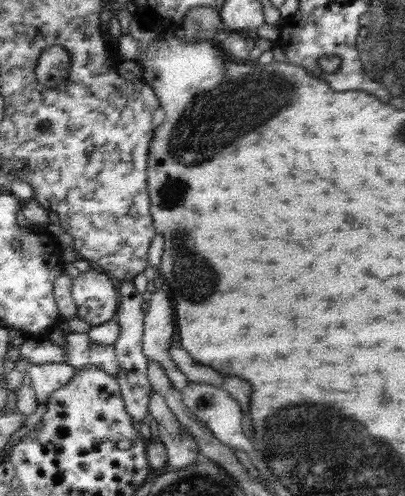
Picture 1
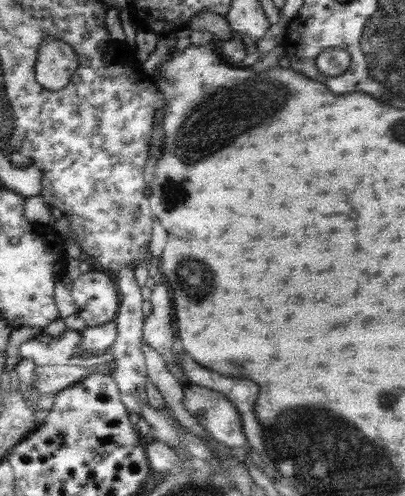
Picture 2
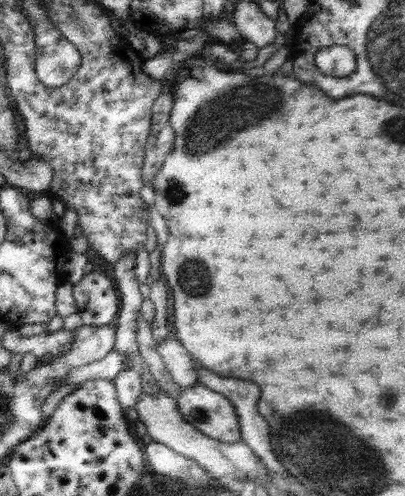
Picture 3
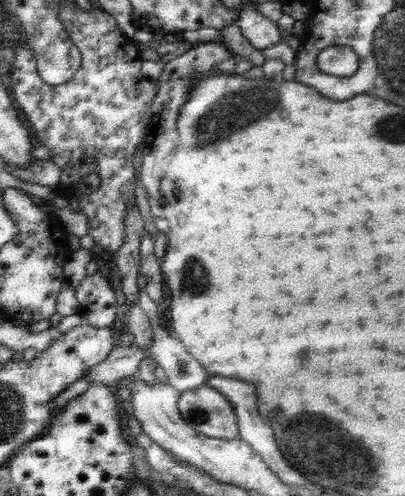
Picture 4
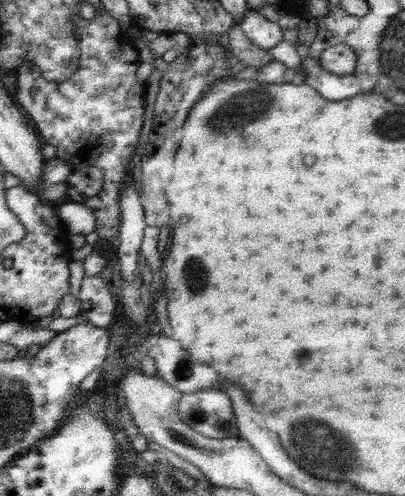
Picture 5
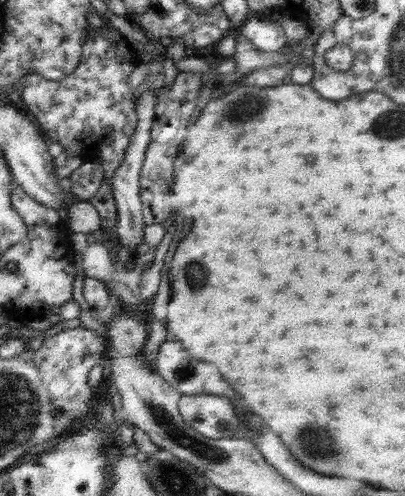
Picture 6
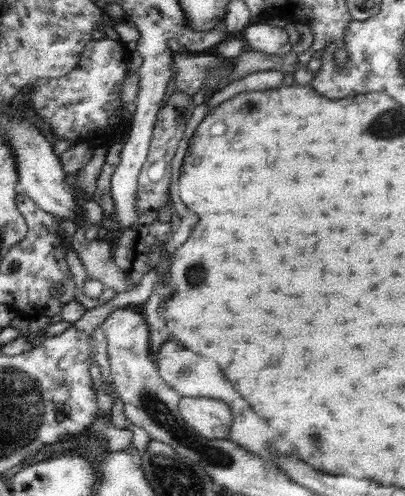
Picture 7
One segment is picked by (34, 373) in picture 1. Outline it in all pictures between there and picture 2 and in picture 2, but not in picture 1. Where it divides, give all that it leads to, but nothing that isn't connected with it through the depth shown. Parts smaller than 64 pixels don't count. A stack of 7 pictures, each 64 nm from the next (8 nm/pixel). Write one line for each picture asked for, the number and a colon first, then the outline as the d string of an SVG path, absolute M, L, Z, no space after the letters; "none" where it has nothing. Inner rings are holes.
2: M113 360L111 364L105 366L95 366L95 368L81 368L81 366L37 366L35 368L35 376L37 384L39 384L39 394L47 396L47 394L59 394L69 386L79 384L79 380L83 380L85 376L91 374L109 374L113 376L117 368L117 360Z

